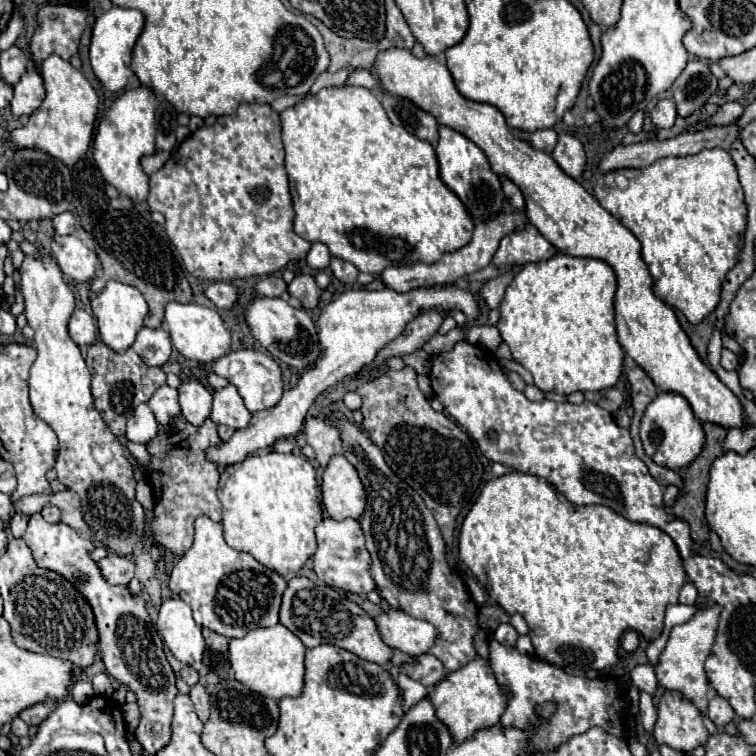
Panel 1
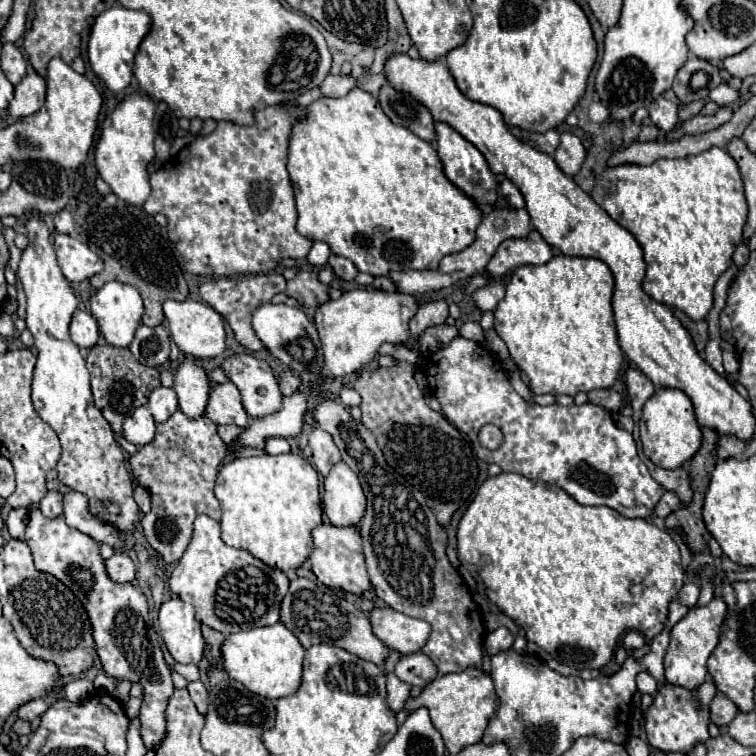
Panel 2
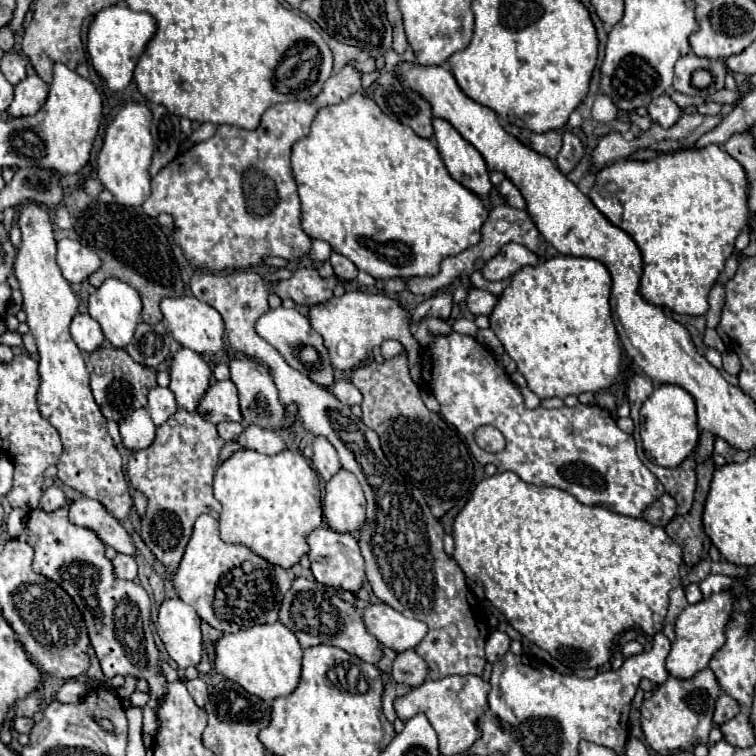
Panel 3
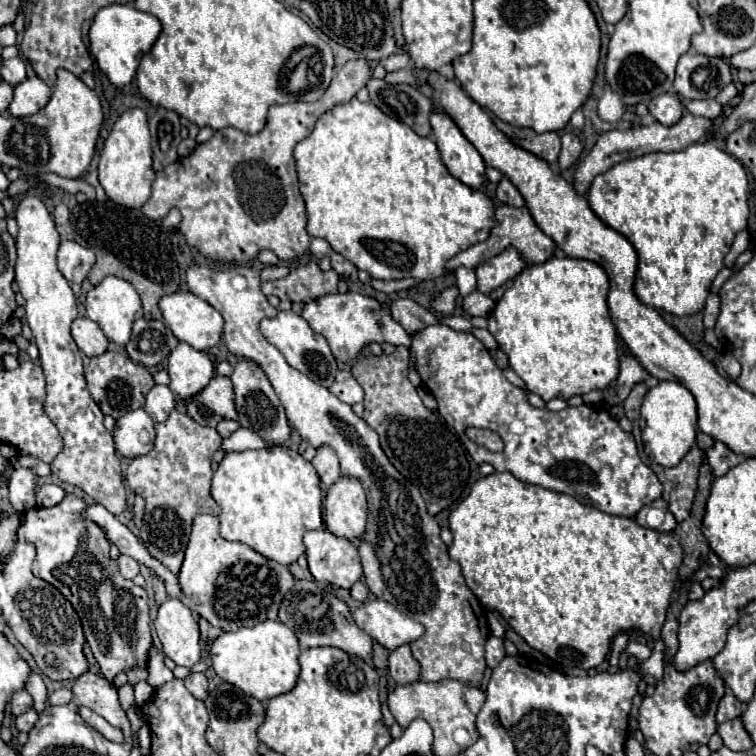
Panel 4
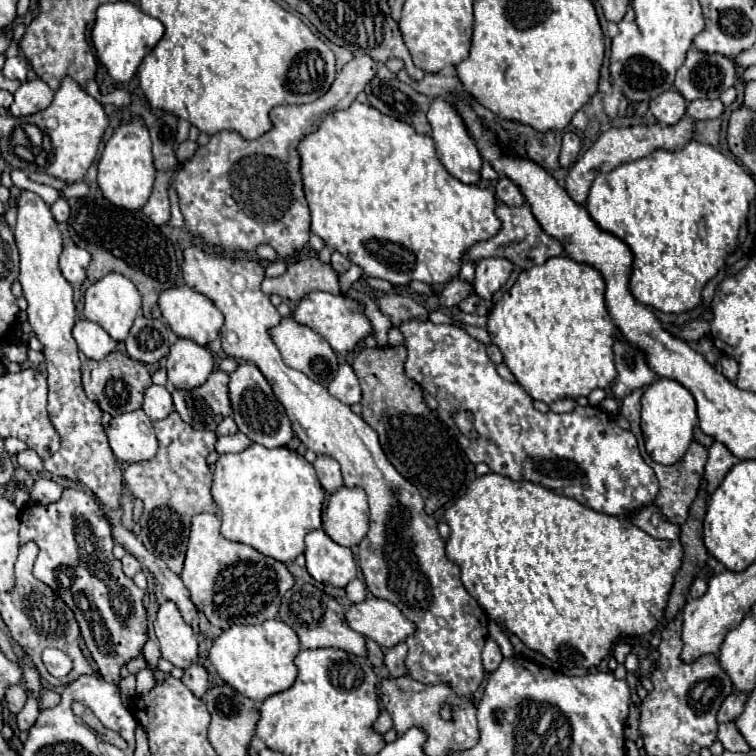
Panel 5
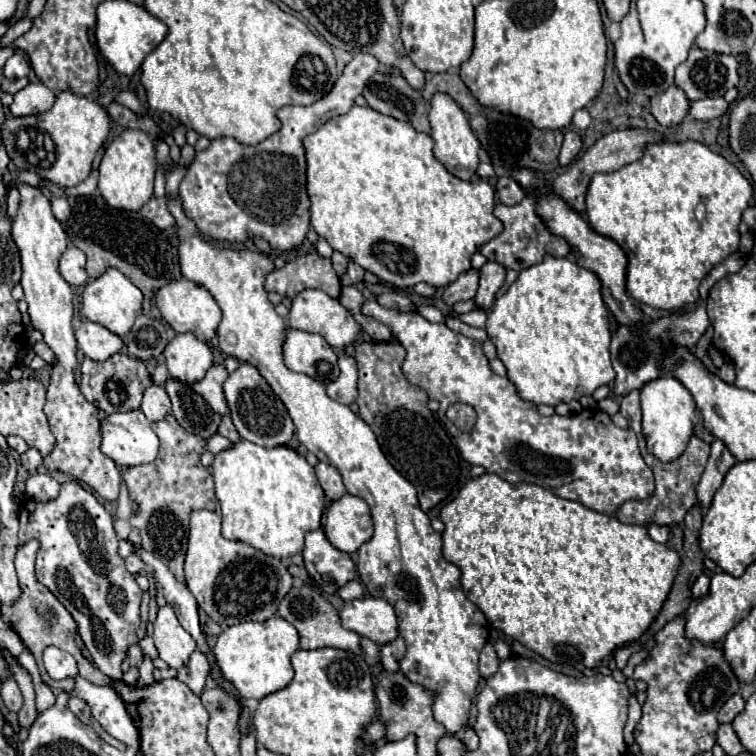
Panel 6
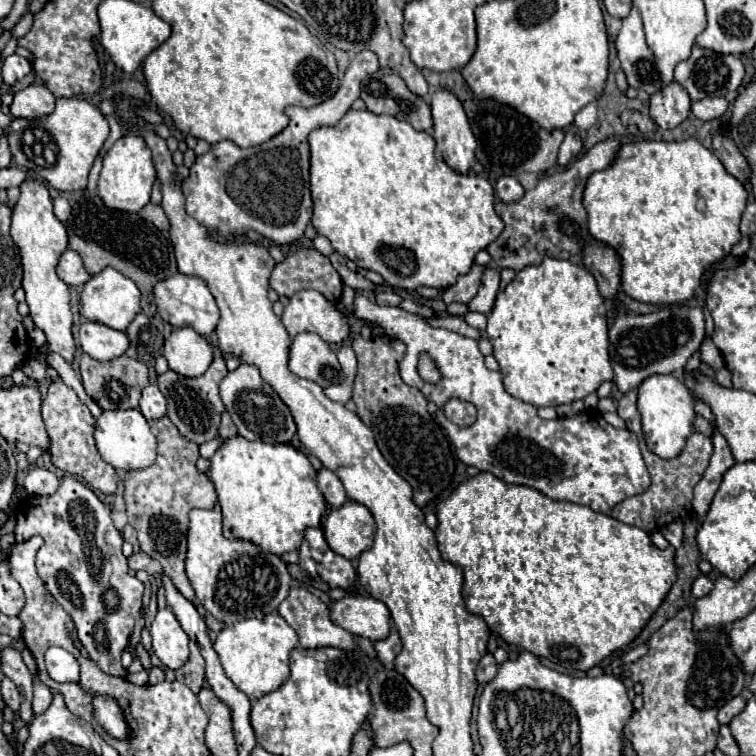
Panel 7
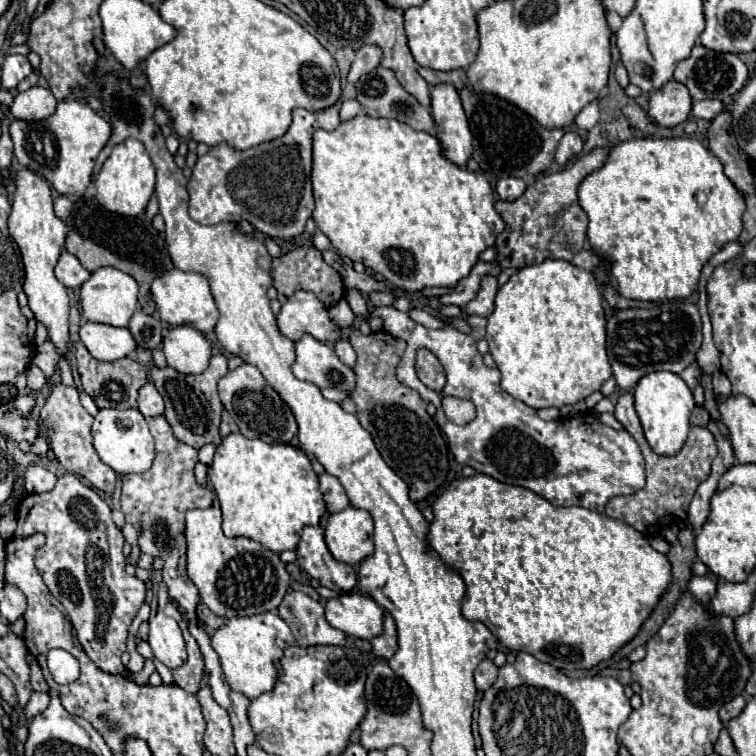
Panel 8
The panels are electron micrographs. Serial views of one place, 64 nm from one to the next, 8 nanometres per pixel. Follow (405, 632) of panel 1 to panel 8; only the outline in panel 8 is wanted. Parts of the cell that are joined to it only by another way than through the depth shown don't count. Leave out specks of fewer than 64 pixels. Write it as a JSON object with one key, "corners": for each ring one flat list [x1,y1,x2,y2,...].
{"corners":[[346,592,326,600,324,608,328,624,348,636,370,640,382,632,384,610,370,596]]}

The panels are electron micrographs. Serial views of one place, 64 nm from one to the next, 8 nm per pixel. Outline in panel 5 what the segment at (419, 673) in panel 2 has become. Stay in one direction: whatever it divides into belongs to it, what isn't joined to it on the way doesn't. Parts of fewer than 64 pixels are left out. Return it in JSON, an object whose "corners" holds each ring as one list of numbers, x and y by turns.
{"corners":[[398,642,396,646,384,650,384,664,386,664,392,678,398,678,398,676,406,674,406,668,404,668,406,652,408,652,408,648,406,648,404,642]]}

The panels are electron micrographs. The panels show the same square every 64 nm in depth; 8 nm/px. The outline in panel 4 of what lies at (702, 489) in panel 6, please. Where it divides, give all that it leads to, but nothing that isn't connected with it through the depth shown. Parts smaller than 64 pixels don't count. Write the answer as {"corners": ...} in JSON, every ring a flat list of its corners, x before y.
{"corners":[[716,442,712,448,706,450,706,458,708,458,708,464,710,464,710,470,712,470,712,476,714,478,720,478,724,476,730,468,734,468,736,464,744,462,746,456,740,456,740,454,734,454,726,444,722,442]]}

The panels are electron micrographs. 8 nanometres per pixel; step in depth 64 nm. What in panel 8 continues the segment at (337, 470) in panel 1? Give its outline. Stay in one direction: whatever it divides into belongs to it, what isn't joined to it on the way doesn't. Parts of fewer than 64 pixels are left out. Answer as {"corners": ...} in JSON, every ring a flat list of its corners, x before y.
{"corners":[[348,506,346,510,330,516,324,534,326,546,336,560,356,566,374,552,372,528,368,512]]}

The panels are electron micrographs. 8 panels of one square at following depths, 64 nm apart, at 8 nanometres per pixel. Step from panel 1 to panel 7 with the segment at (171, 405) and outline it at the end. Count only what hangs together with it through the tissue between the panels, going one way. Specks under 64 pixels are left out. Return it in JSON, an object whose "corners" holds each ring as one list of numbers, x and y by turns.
{"corners":[[148,384,142,390,142,396,140,396,140,412,144,414,146,420,156,420,156,418,162,418,166,414,166,398,158,390,158,386]]}

